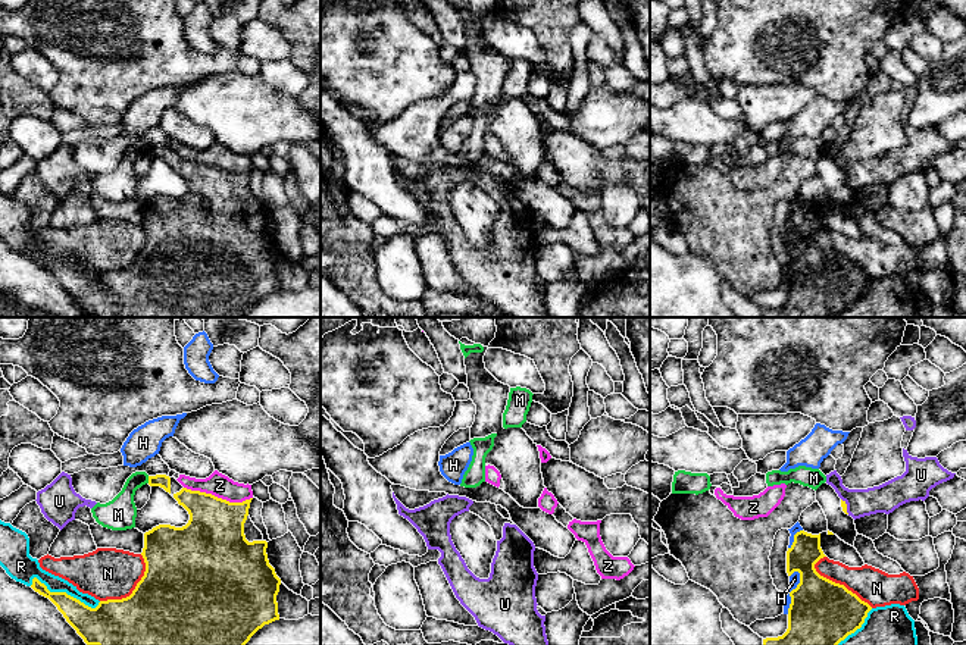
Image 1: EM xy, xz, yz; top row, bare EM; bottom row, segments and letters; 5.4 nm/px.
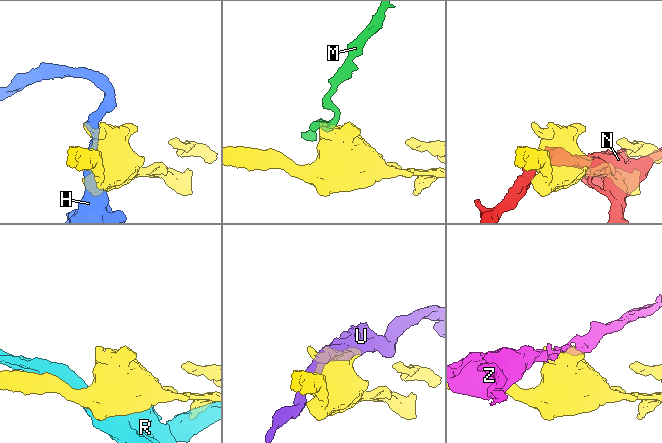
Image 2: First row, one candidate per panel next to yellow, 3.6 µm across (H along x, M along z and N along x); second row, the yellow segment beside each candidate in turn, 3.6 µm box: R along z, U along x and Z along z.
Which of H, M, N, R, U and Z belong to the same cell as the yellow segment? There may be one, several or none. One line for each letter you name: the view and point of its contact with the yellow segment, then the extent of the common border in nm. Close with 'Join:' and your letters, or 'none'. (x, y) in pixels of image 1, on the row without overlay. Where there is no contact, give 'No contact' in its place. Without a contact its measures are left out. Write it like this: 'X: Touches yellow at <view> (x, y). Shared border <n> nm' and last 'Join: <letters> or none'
Join: none

